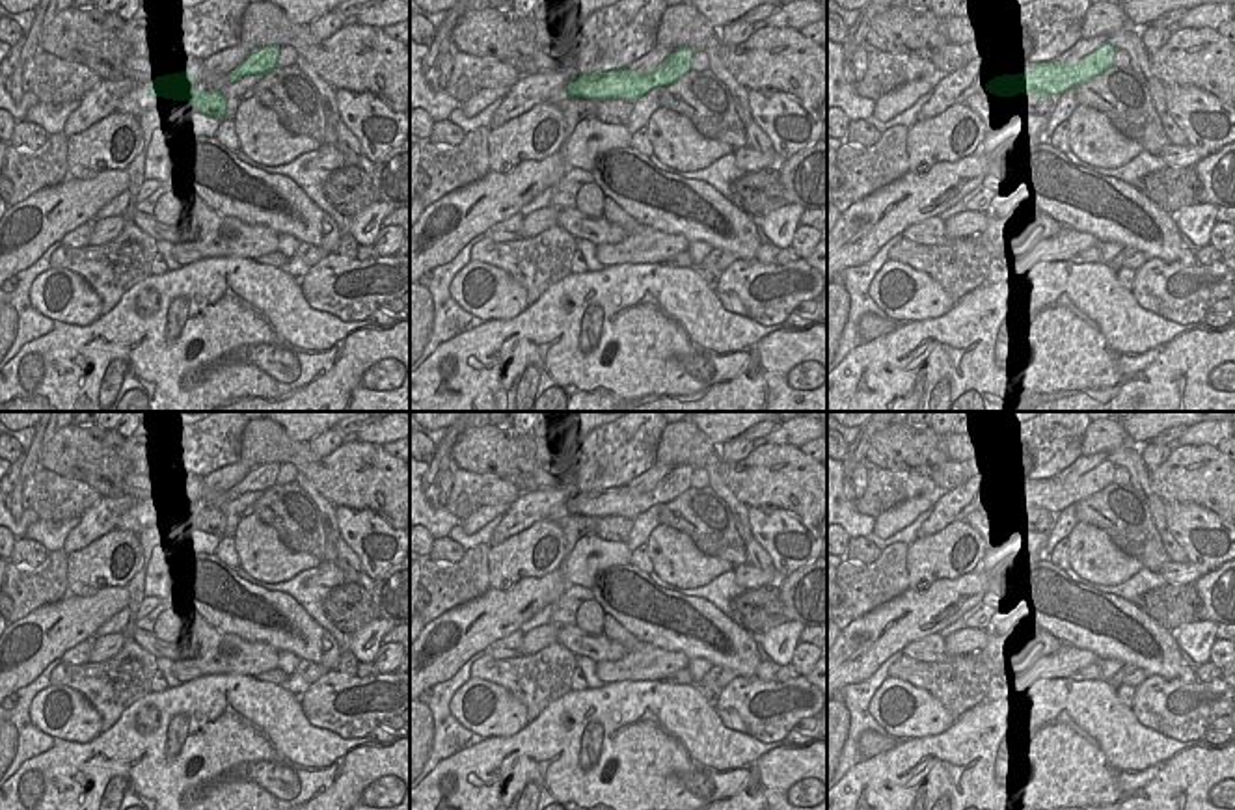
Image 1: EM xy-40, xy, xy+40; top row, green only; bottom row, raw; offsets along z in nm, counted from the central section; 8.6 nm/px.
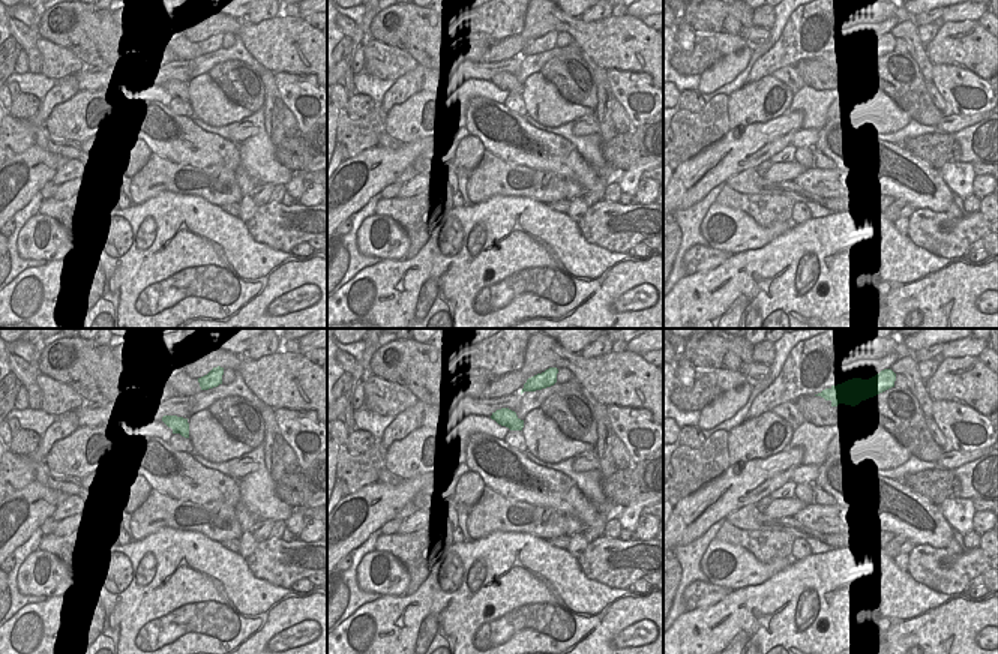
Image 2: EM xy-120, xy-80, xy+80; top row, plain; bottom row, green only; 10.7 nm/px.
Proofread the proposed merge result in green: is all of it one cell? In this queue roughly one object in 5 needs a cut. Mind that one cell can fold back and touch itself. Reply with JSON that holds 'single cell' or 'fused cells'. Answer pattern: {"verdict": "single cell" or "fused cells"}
{"verdict": "fused cells"}

